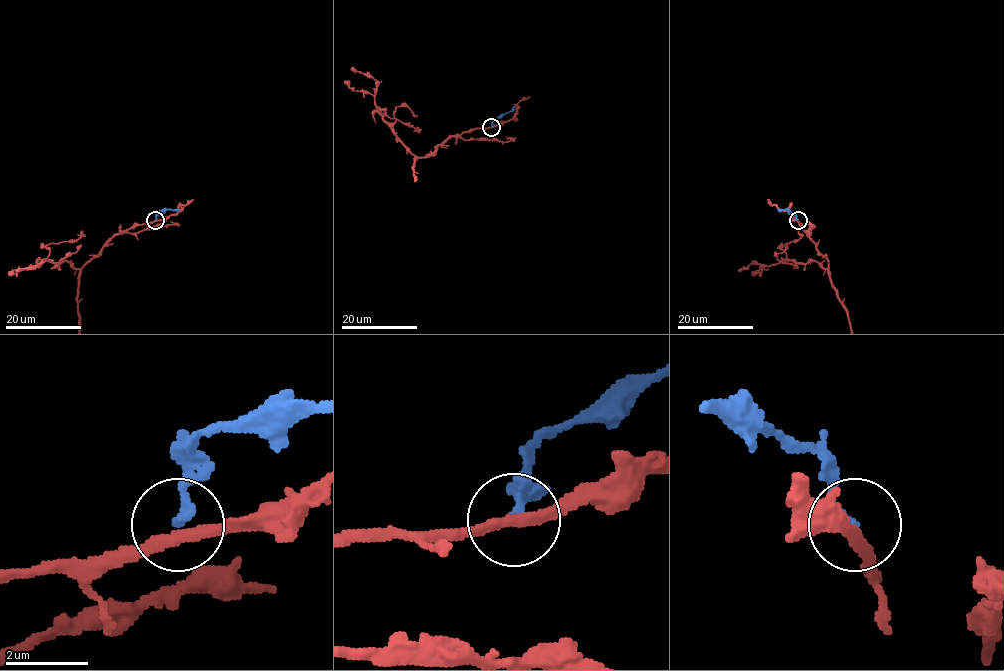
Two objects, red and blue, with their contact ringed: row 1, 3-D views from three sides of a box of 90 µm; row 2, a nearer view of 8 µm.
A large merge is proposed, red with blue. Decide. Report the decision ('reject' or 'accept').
reject

